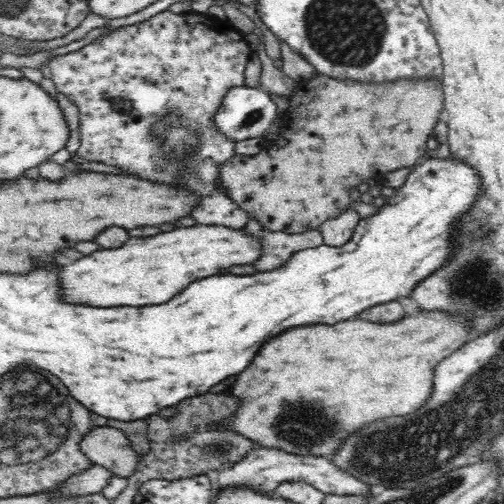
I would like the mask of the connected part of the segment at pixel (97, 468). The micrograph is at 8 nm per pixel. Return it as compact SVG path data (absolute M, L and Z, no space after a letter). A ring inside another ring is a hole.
M92 465L90 469L71 476L70 480L61 486L61 490L69 496L102 492L110 484L113 476L116 474L113 474L111 470L100 465Z

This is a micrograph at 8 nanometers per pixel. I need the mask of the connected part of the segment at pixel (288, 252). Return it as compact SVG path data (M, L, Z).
M249 220L244 229L257 236L264 246L264 254L254 266L260 272L276 270L294 253L323 245L321 231L309 230L302 234L272 232L262 229L254 220Z

